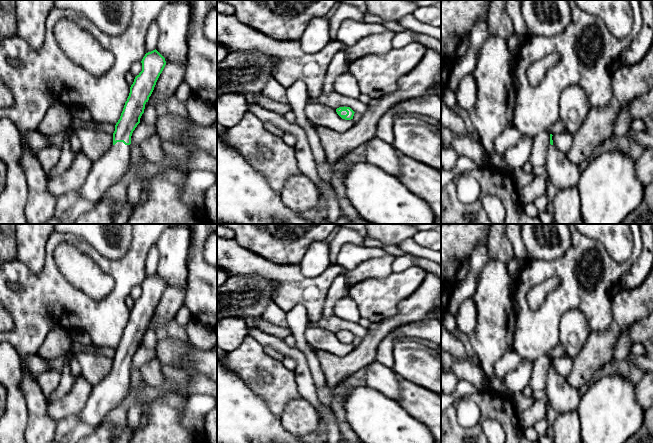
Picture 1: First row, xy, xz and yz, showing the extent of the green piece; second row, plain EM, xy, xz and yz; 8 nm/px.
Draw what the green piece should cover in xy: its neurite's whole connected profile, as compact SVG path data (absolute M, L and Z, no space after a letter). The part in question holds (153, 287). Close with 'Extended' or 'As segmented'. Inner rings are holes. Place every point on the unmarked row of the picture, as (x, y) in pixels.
M156 273L146 277L141 287L142 295L135 301L134 306L130 311L130 317L125 326L120 343L115 349L113 369L101 382L92 386L92 391L86 405L82 411L77 414L80 422L94 428L101 425L106 415L113 408L117 407L125 398L131 395L129 386L131 360L137 349L140 347L140 342L144 337L145 328L148 326L156 306L166 289L165 282Z. Extended

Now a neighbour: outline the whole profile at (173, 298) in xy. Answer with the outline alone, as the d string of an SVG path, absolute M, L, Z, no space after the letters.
M170 286L165 289L160 298L154 314L145 328L145 333L150 329L157 331L161 326L173 319L179 309L184 305L187 286L183 289Z

